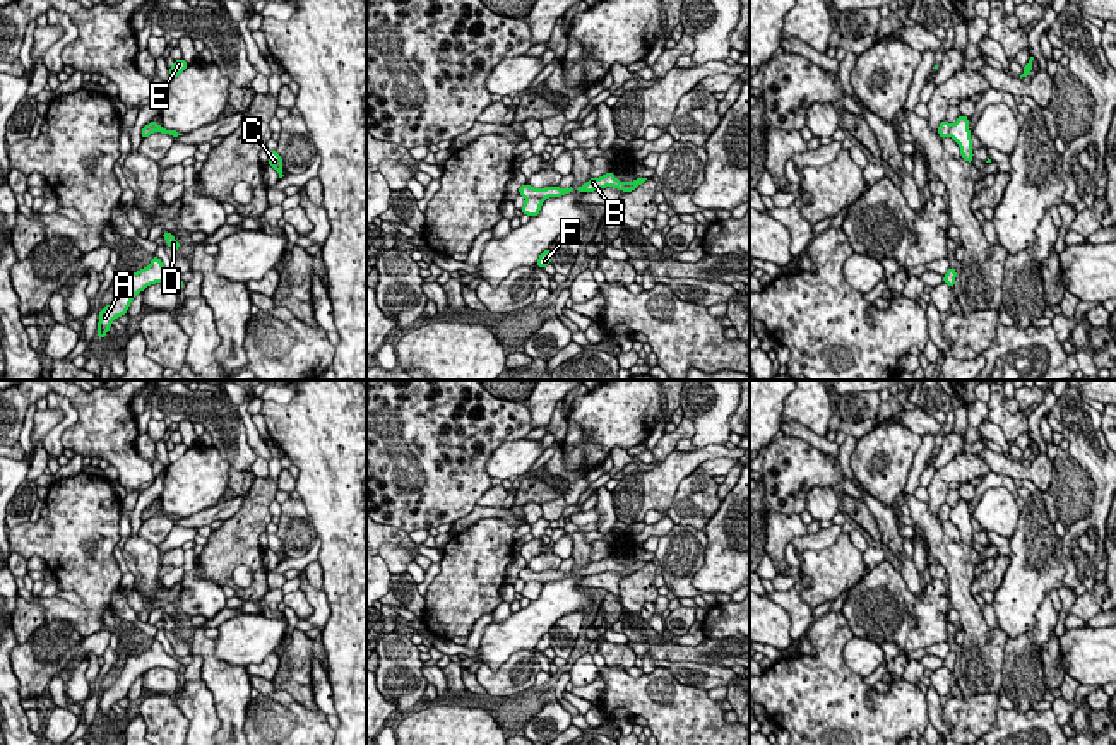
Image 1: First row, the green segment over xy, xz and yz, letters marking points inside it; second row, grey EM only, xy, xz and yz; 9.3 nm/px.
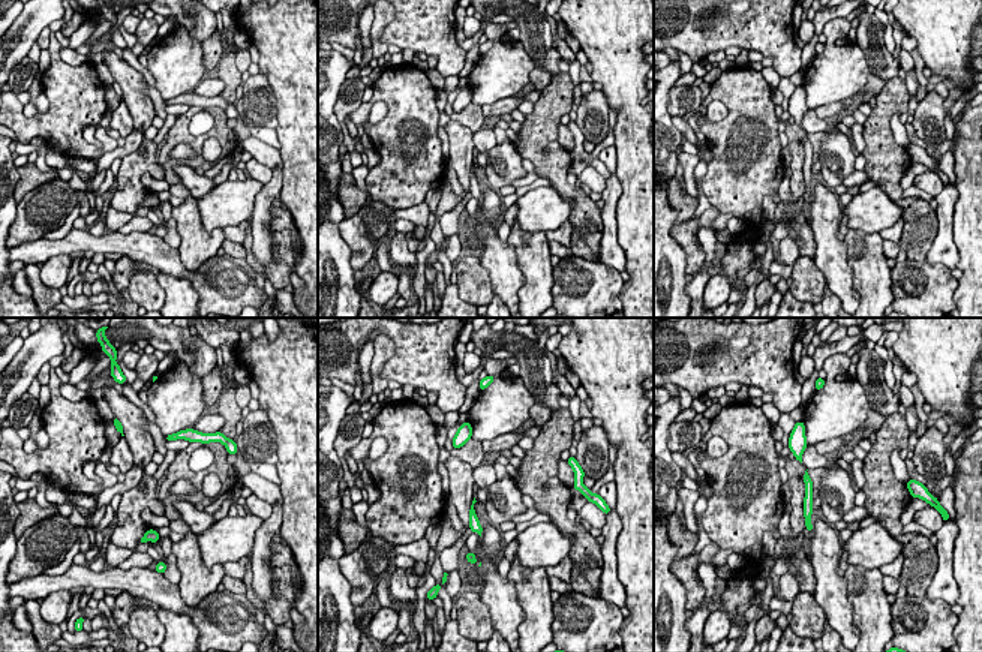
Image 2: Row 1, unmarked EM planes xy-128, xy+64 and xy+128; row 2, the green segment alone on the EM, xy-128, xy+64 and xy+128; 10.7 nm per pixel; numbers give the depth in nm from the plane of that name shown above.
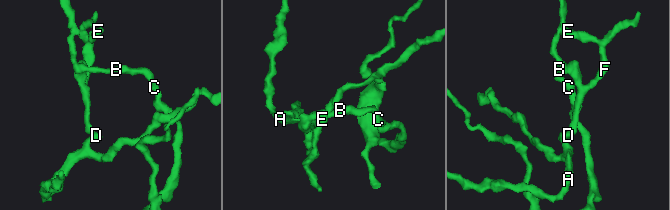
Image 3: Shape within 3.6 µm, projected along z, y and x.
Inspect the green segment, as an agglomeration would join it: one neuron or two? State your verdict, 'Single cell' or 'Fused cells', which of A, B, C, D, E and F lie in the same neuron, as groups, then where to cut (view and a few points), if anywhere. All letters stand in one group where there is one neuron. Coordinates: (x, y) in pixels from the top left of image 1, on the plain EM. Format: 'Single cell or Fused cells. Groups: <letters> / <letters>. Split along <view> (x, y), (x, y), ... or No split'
Fused cells. Groups: A D E F / B C. Split along xz (526, 581), (543, 583)

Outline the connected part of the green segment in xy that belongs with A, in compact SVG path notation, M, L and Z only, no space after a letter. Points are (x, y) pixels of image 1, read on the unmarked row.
M154 639L147 651L140 653L139 656L128 656L116 682L110 688L101 692L98 706L99 712L96 721L106 721L111 706L125 699L132 683L147 670L156 666L164 666L178 673L181 673L185 668L178 659L175 659L163 649L159 641Z

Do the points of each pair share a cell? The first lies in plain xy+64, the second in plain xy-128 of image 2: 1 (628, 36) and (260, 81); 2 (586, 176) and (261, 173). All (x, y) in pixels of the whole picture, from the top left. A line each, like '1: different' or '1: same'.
1: different
2: same

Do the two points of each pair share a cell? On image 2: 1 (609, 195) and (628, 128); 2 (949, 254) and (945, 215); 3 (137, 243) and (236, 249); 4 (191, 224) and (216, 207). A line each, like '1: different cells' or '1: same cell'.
1: different cells
2: same cell
3: different cells
4: different cells

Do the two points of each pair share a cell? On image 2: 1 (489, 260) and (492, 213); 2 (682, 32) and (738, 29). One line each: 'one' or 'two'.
1: one
2: one

